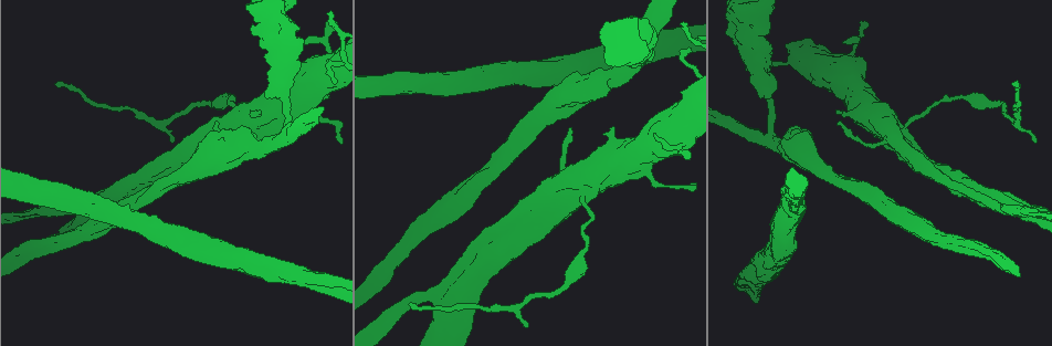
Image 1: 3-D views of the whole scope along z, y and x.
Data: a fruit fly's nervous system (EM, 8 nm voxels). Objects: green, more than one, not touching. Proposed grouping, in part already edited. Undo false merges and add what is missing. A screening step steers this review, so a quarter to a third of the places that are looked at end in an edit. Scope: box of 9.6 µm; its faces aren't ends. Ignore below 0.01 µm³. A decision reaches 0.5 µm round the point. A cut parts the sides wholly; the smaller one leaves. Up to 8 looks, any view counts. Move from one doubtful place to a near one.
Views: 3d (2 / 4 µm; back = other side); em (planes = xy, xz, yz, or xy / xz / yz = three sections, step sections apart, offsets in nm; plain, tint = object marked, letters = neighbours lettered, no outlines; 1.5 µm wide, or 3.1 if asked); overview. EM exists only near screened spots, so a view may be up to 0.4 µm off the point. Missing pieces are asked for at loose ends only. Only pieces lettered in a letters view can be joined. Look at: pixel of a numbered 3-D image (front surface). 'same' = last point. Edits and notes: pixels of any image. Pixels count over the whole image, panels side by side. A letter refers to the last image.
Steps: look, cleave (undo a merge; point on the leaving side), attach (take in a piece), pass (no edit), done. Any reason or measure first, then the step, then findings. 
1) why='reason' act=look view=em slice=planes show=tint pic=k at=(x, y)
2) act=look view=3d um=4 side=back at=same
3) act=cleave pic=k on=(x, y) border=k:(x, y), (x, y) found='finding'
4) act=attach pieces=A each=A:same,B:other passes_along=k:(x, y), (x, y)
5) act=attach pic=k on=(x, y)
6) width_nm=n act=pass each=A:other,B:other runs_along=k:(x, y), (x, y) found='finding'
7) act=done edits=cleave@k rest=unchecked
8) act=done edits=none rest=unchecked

act=look view=3d um=4 pic=1 at=(167, 160)

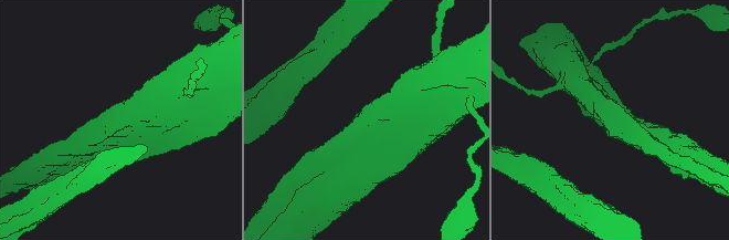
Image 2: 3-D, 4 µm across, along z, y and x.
why='shape alone is not enough' act=look view=em slice=planes show=tint pic=2 at=(120, 118)

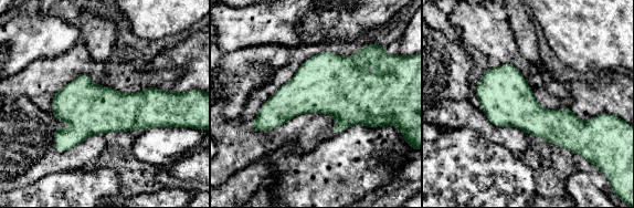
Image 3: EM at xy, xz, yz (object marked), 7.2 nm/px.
act=look view=em slice=planes show=letters at=same

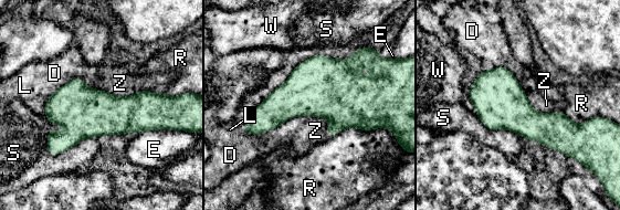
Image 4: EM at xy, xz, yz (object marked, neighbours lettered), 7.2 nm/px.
longest_contact=D:500nm act=pass each=D:other,E:other,L:other,R:other,S:other,W:other,Z:other border=4:(96, 137), (54, 155), (46, 151) found='all the same neuron'

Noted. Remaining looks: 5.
why='thin end' act=look view=em slice=xz step=8 show=tint pic=1 at=(333, 83)

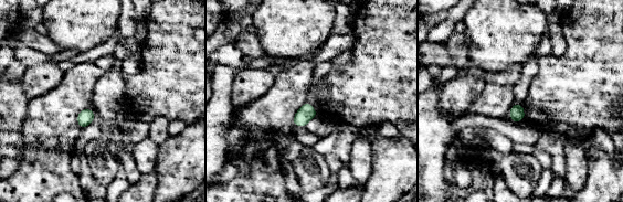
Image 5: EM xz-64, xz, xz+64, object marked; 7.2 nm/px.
act=look view=em slice=planes show=letters at=same

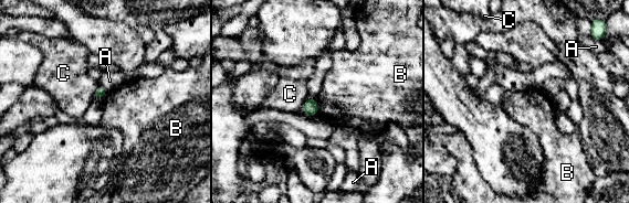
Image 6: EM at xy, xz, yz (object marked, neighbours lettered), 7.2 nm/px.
act=pass each=A:other,B:other,C:other border=6:(98, 85), (95, 98) found='no lettered piece goes on from it'

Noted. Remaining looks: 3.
why='branch stops here' act=look view=em slice=planes show=letters pic=1 at=(689, 155)

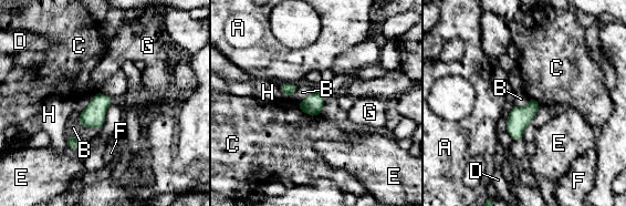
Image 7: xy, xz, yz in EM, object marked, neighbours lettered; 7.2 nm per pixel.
act=pass each=A:other,B:other,C:other,D:other,E:other,F:other,G:other,H:other border=7:(97, 91), (79, 115), (85, 127) found='none of them fits'

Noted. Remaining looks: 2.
act=done edits=none rest=unchecked

